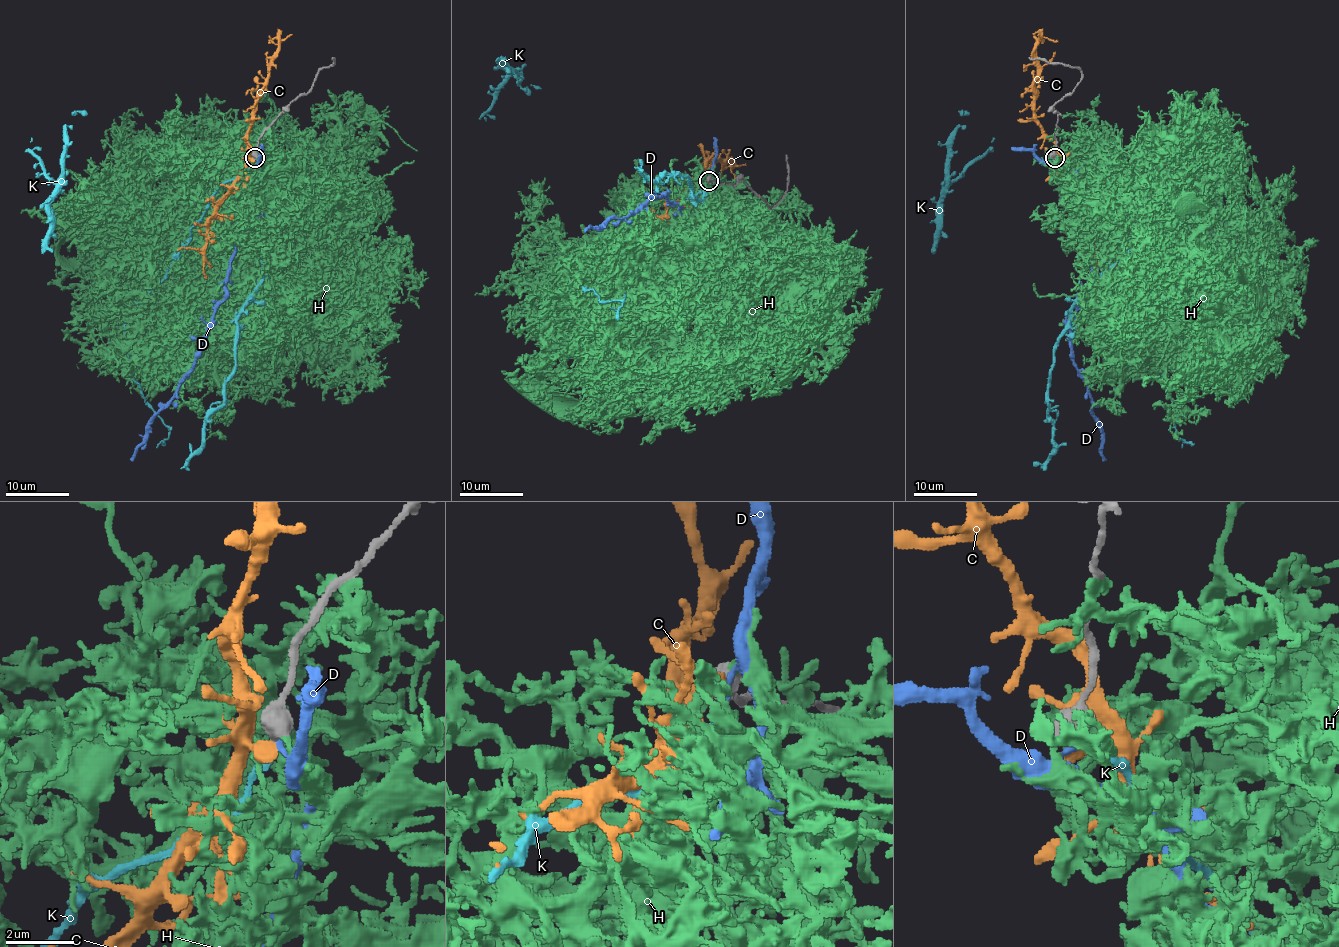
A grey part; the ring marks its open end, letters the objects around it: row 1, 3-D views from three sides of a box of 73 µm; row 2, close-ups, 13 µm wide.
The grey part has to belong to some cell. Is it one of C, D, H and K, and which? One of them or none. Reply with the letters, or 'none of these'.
K

